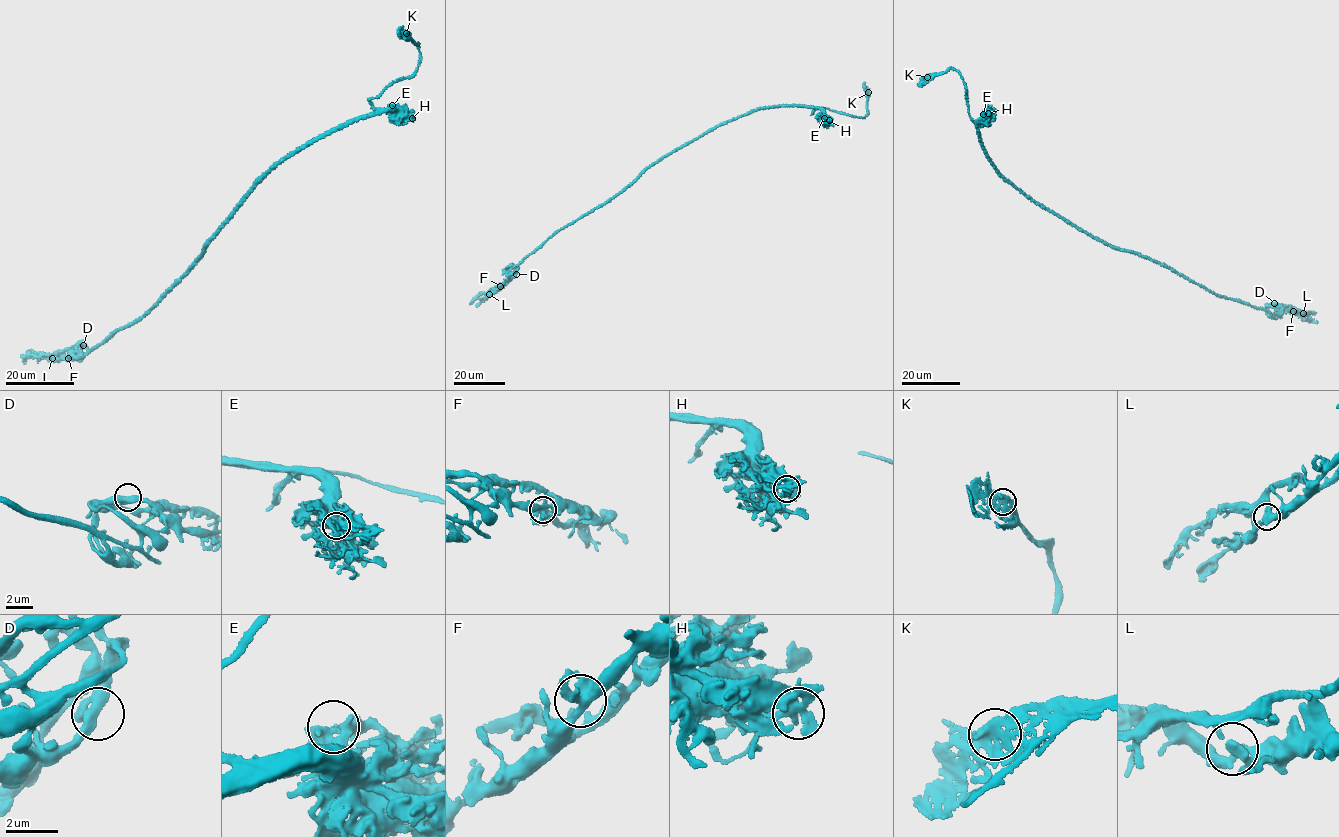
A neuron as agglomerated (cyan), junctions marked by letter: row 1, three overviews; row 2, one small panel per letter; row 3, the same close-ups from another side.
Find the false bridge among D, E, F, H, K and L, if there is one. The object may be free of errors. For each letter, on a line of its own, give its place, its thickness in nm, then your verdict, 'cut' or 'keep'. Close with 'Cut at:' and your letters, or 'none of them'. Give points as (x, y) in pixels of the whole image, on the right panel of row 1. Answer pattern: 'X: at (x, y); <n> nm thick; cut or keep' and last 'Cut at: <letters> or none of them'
D: at (1274, 303); 360 nm thick; keep
E: at (983, 114); 360 nm thick; keep
F: at (1293, 311); 360 nm thick; keep
H: at (988, 113); 320 nm thick; keep
K: at (927, 77); 280 nm thick; keep
L: at (1303, 313); 360 nm thick; keep
Cut at: none of them

